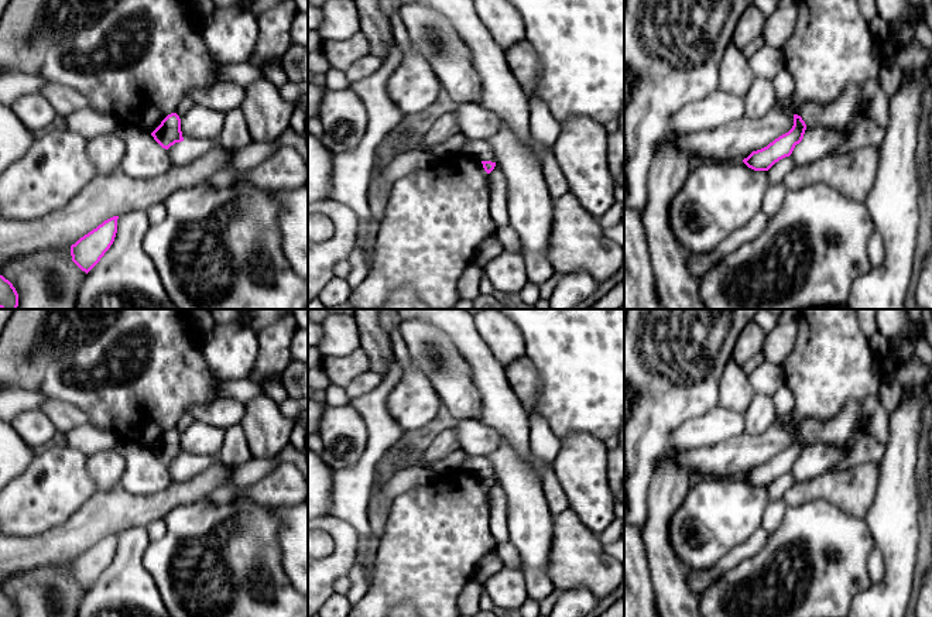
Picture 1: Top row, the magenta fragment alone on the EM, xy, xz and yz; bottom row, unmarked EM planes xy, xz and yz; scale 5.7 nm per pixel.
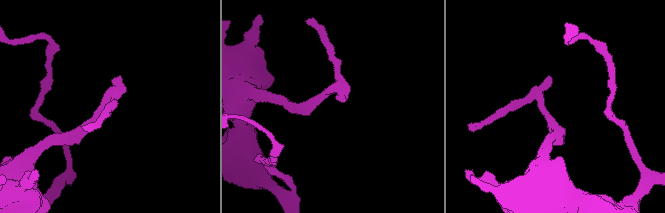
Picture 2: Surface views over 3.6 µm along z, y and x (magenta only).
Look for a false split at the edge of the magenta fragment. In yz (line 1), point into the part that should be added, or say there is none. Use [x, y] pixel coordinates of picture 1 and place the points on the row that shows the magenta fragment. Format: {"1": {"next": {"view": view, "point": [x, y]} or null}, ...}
{"1": {"next": null}}

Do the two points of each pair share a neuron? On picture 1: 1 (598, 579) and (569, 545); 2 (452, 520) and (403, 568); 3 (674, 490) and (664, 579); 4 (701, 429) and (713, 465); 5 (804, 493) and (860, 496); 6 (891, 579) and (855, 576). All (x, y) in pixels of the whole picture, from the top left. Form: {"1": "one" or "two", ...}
{"1": "one", "2": "one", "3": "one", "4": "two", "5": "one", "6": "two"}

